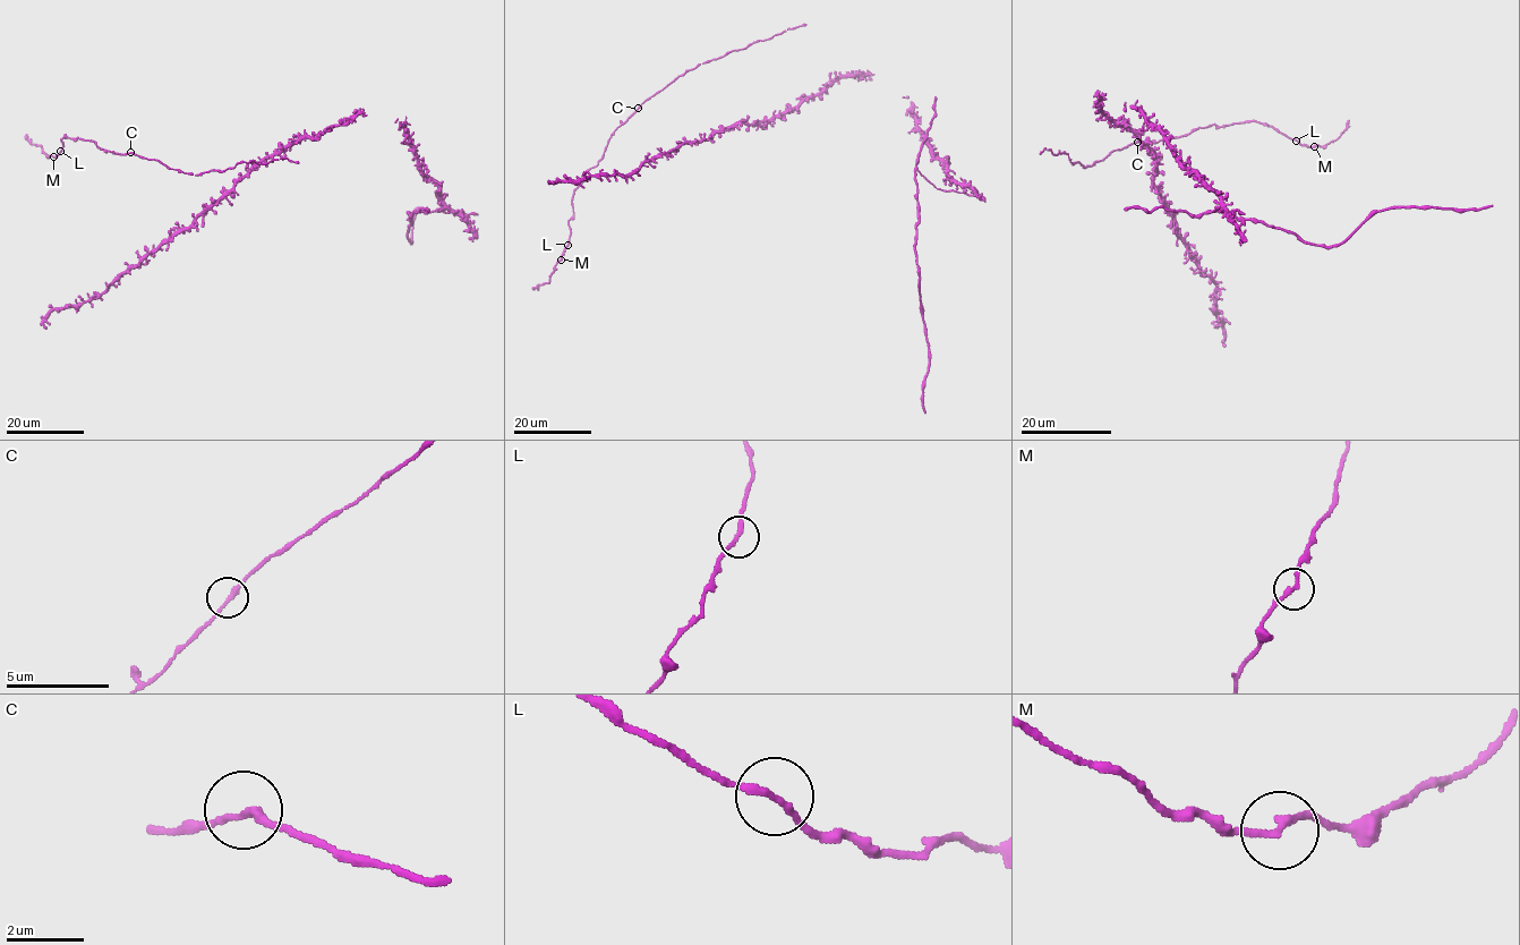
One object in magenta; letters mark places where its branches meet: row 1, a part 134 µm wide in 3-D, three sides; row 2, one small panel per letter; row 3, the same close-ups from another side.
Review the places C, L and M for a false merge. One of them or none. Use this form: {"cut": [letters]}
{"cut": []}

